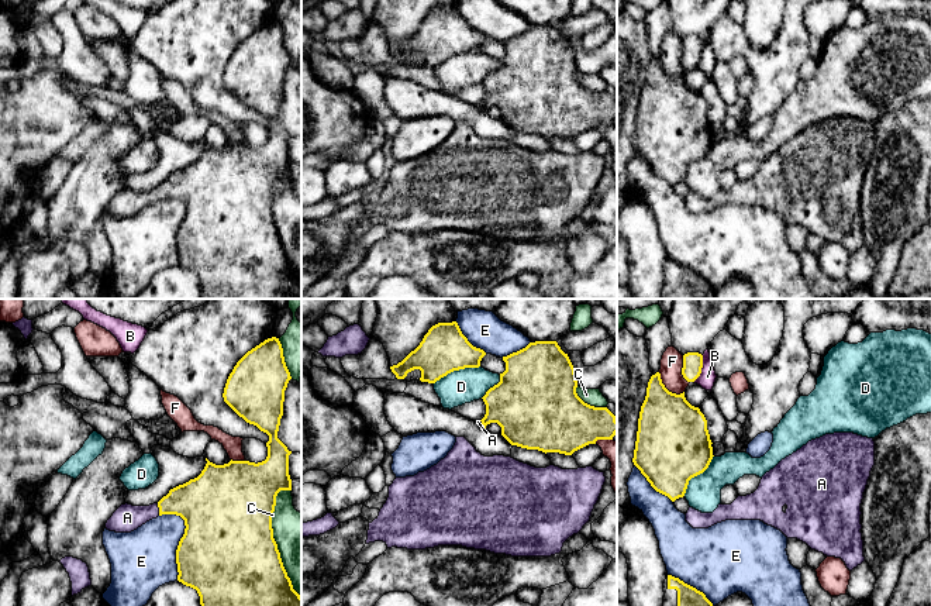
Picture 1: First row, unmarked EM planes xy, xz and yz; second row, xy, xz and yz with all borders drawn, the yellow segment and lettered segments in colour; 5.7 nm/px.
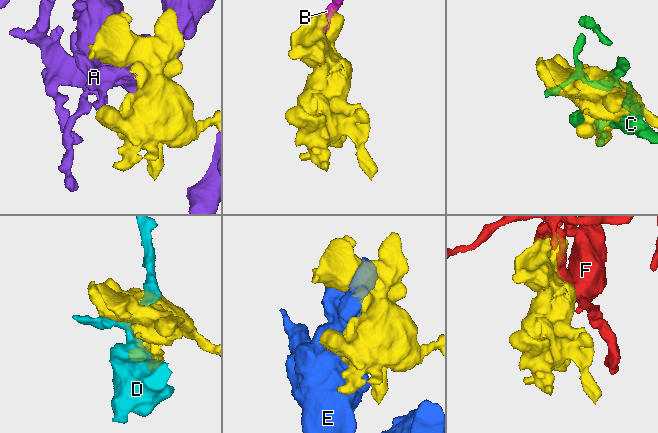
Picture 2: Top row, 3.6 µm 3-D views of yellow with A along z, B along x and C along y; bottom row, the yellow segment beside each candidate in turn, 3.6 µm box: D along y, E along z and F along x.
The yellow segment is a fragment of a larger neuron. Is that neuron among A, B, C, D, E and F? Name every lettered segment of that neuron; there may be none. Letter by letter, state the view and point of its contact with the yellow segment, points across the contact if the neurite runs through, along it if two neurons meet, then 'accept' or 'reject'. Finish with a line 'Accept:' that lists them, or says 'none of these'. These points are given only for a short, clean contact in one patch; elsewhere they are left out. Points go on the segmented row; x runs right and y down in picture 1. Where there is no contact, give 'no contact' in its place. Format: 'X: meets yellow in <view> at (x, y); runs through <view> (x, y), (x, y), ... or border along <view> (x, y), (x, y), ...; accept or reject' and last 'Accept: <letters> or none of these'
A: meets yellow in xy at (159, 509); accept
B: meets yellow in yz at (702, 367); reject
C: meets yellow in xz at (589, 405); reject
D: meets yellow in xz at (455, 369); reject
E: meets yellow in xy at (180, 540); reject
F: meets yellow in yz at (666, 389); reject
Accept: A

